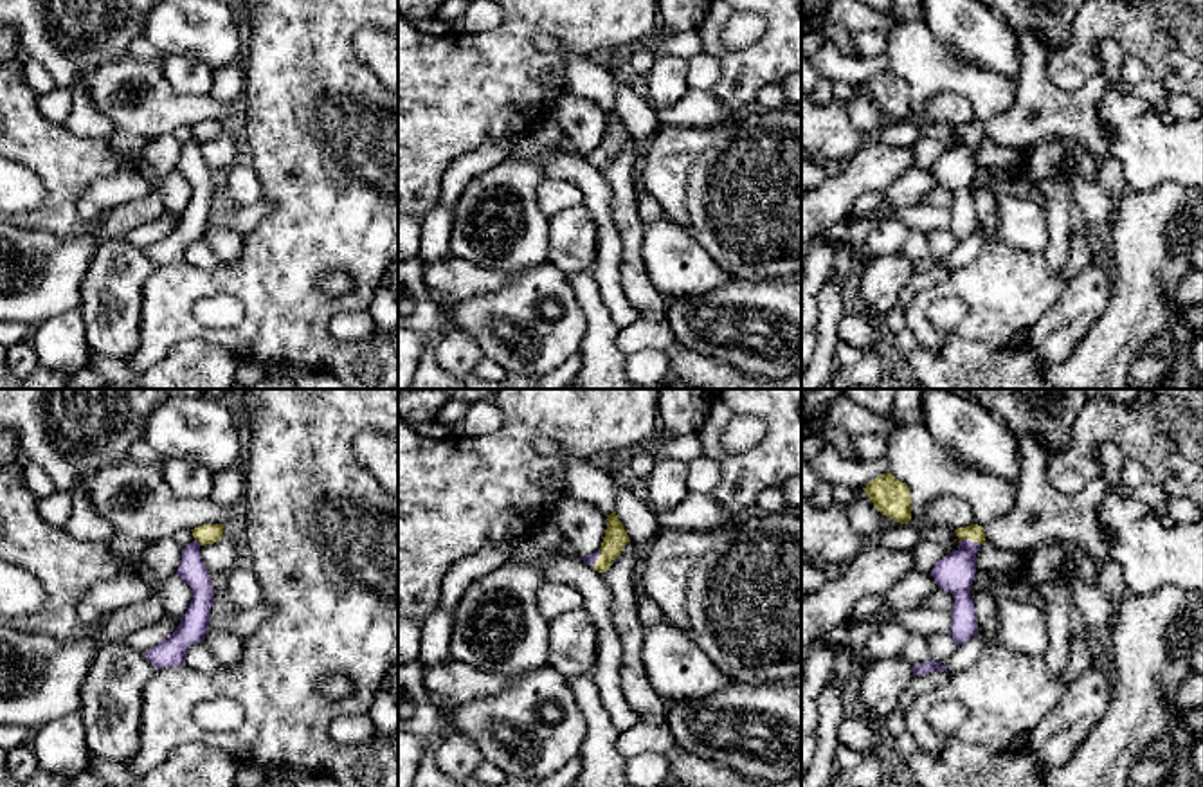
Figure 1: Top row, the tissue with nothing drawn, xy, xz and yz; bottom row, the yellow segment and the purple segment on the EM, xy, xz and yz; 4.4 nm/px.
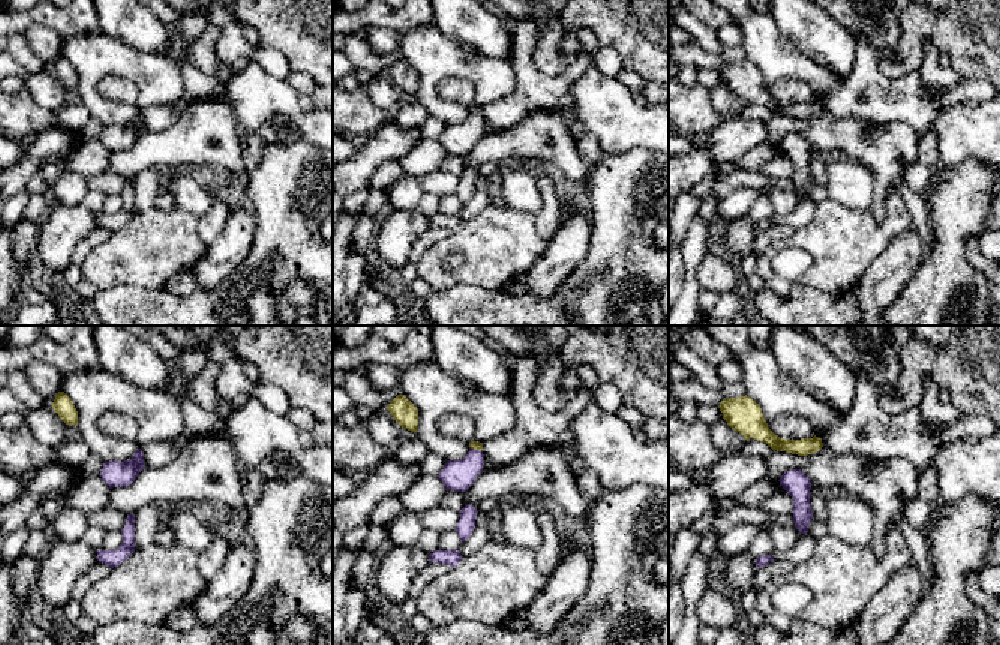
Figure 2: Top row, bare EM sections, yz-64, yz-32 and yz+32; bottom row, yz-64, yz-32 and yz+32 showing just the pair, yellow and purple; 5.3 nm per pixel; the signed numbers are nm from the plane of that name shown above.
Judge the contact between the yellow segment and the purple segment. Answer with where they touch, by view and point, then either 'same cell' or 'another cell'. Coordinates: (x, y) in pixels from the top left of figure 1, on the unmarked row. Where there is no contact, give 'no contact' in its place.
contact yz (971, 137); same cell

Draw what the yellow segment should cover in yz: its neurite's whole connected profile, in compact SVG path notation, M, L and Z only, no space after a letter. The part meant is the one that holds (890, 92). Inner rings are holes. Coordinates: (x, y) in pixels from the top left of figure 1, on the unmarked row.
M888 68L870 77L864 88L882 112L895 115L900 121L909 119L911 92L906 79L899 77Z

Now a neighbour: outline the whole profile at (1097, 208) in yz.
M1072 175L1070 191L1075 205L1084 213L1086 220L1093 225L1109 223L1117 202L1108 198L1097 184L1081 175Z

